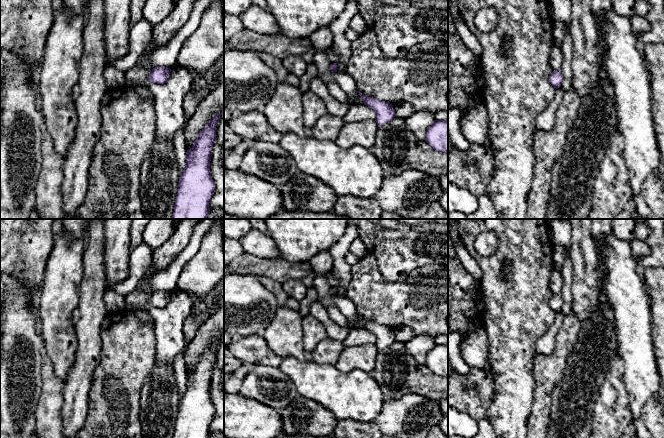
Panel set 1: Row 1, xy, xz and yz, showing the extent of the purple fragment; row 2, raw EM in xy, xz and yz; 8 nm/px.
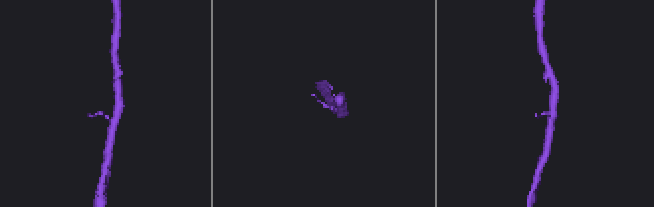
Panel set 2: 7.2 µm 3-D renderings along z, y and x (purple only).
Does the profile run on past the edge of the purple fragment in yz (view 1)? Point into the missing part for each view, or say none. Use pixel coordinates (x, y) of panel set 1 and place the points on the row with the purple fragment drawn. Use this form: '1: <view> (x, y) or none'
1: none

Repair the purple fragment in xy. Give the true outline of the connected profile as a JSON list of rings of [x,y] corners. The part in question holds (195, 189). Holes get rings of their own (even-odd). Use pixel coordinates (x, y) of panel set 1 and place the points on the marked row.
[[[216,114],[198,134],[193,146],[187,150],[186,168],[180,174],[174,212],[171,219],[206,219],[209,203],[215,190],[210,172],[212,147],[216,140],[216,125],[221,114]]]

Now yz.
[[[554,70],[550,76],[550,82],[554,88],[559,88],[563,81],[563,75],[561,70]]]

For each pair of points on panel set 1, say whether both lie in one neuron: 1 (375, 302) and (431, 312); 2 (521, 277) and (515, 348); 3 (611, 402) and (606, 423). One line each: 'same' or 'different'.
1: same
2: same
3: same

